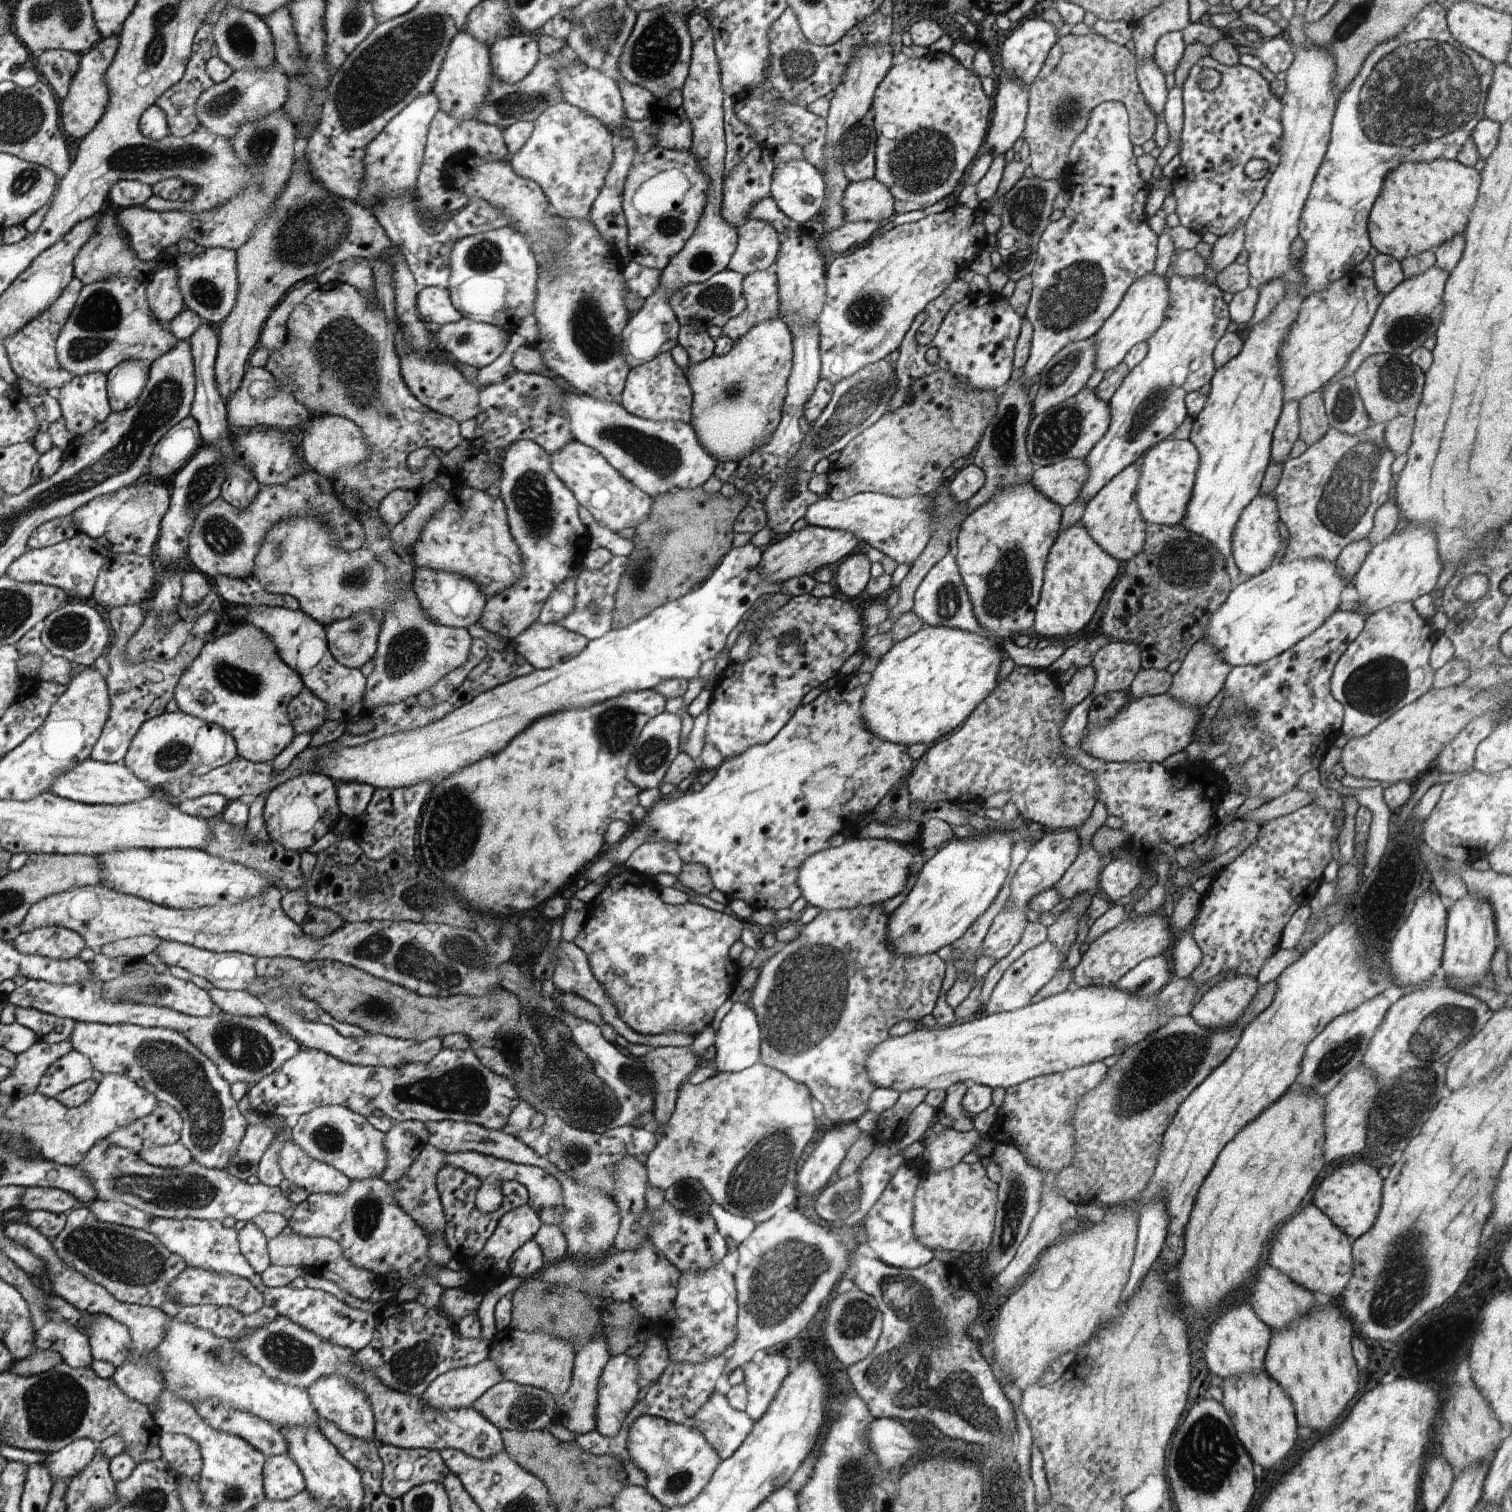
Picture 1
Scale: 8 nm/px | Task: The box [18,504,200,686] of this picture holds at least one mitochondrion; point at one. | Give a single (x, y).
(70, 630)

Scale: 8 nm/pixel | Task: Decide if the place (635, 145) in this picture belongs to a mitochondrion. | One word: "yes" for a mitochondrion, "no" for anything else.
no

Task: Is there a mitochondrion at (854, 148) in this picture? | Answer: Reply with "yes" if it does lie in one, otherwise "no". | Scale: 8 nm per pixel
yes

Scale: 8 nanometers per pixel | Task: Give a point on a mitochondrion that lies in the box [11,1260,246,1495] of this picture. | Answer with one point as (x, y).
(55, 1407)

